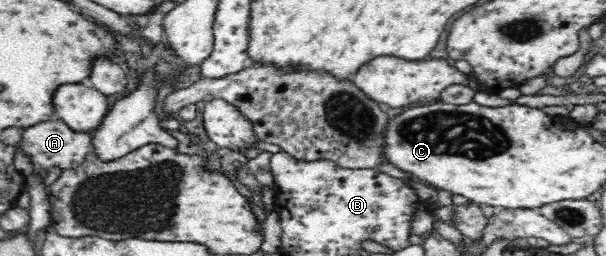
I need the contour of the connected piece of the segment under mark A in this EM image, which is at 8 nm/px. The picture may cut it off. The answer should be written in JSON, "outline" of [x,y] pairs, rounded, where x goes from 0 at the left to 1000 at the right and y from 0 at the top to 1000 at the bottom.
{"outline":[[[84,461],[76,477],[64,477],[56,492],[40,504],[36,547],[30,574],[51,617],[58,672],[76,680],[76,664],[86,648],[96,648],[104,664],[129,648],[140,621],[142,602],[153,578],[153,520],[132,520],[116,504],[104,469]]]}

